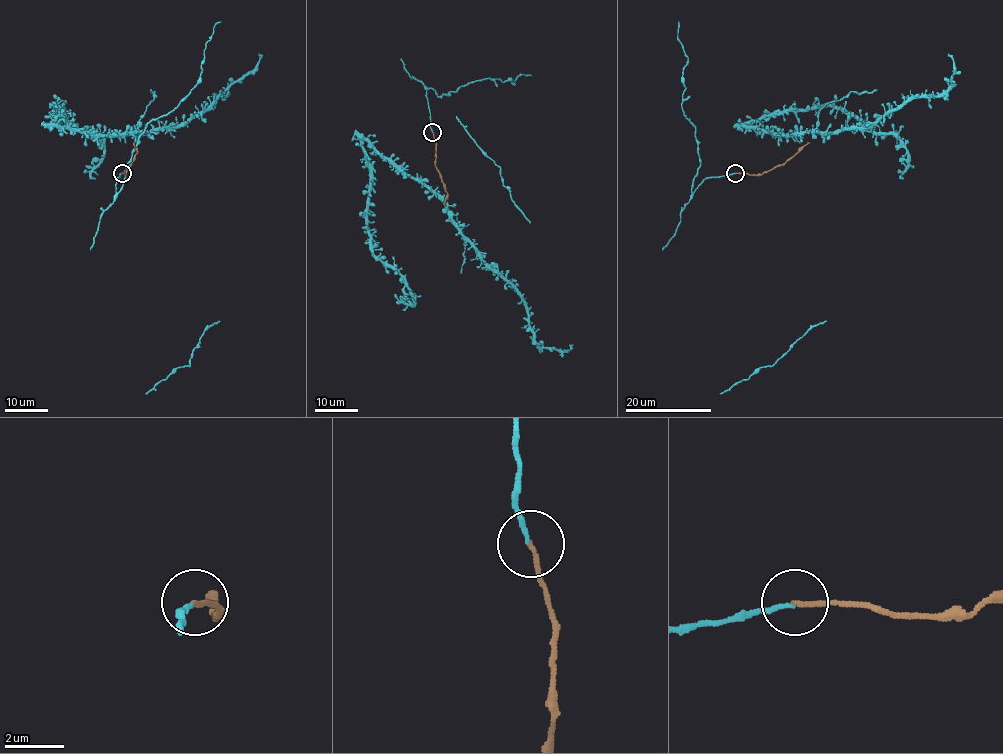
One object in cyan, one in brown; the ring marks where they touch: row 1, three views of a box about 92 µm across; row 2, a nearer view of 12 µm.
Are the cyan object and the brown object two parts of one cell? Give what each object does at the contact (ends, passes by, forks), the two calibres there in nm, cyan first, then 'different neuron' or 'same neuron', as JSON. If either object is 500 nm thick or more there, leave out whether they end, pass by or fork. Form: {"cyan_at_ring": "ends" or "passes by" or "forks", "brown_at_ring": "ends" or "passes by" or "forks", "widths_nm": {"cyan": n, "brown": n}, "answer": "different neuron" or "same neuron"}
{"cyan_at_ring": "ends", "brown_at_ring": "ends", "widths_nm": {"cyan": 130, "brown": 150}, "answer": "same neuron"}

